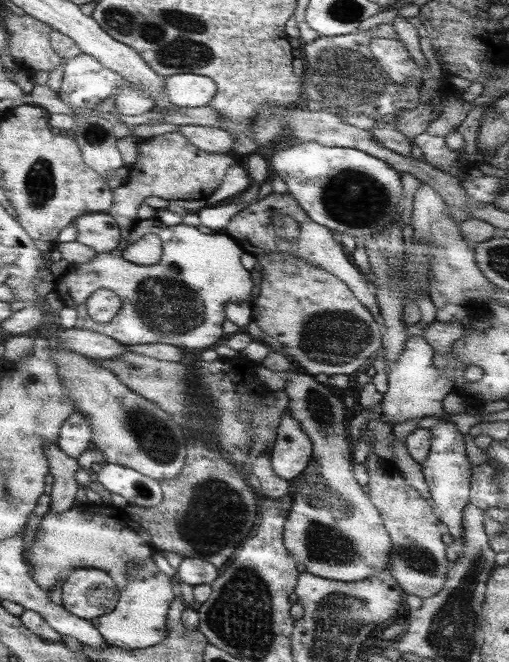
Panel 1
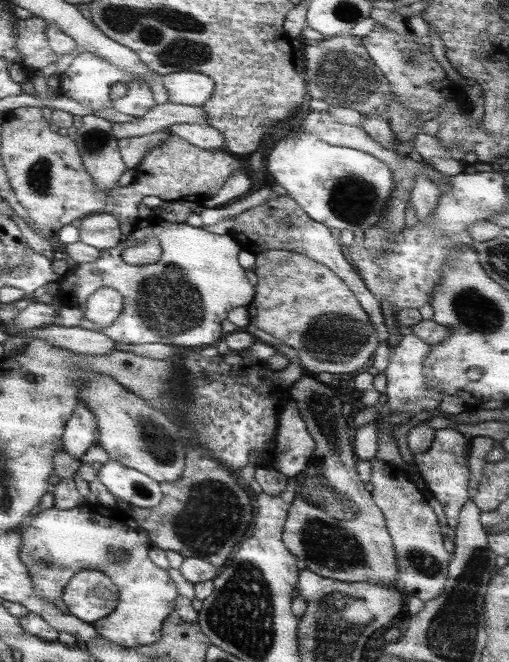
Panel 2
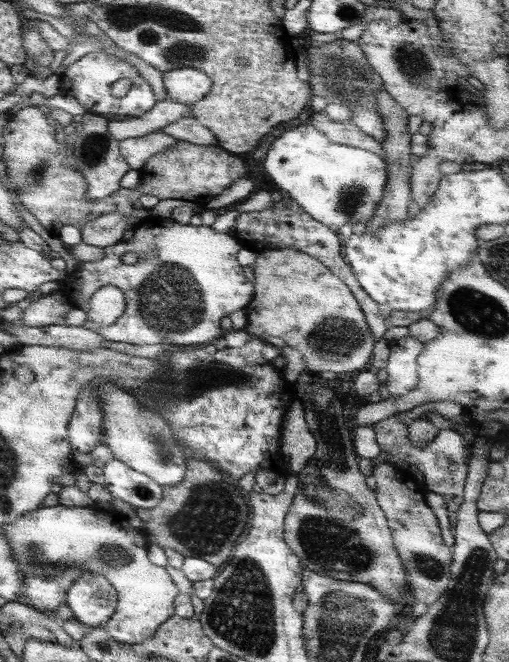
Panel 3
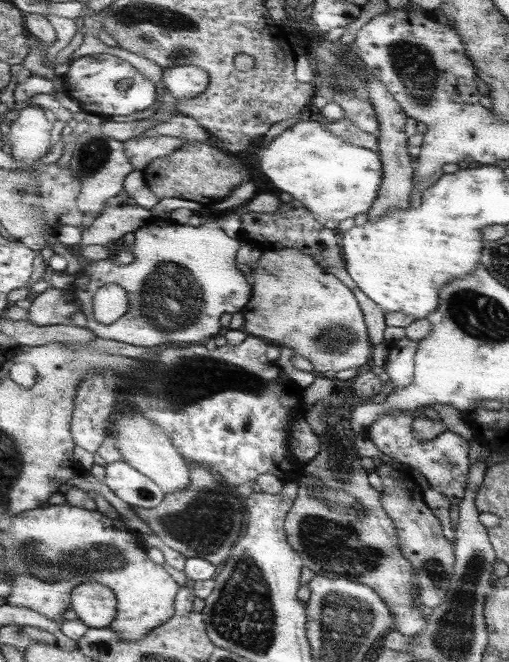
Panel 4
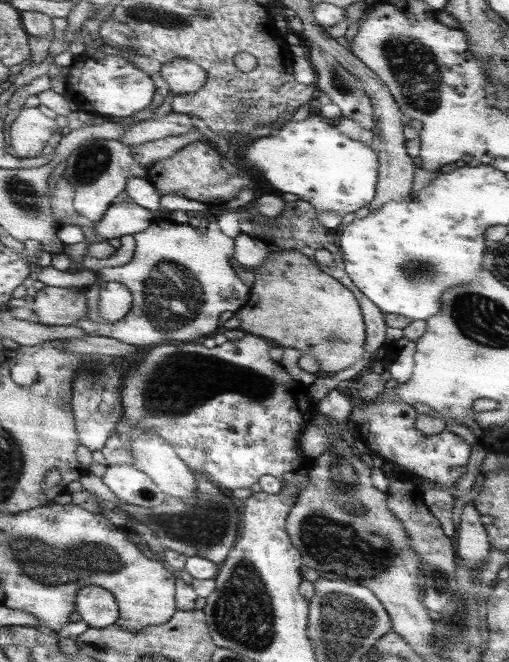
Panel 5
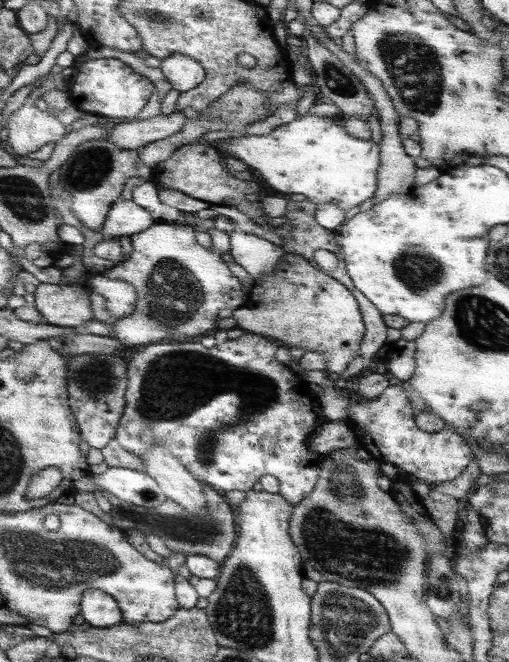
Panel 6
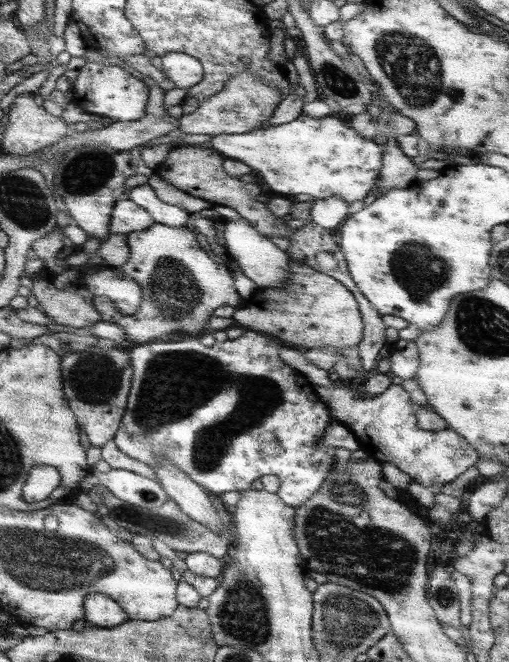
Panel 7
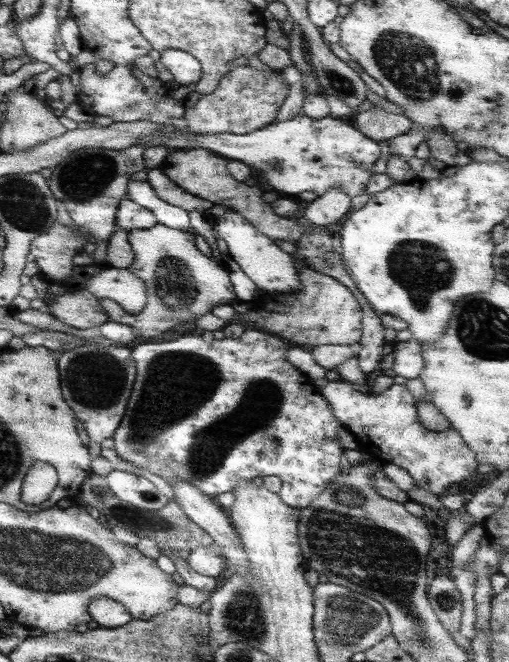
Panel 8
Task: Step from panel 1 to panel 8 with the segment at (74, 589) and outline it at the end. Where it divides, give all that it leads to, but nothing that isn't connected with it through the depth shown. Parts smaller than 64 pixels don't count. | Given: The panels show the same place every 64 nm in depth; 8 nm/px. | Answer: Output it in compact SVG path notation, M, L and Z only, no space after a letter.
M107 597L93 598L88 602L87 610L90 620L103 628L117 628L133 620L125 608Z

